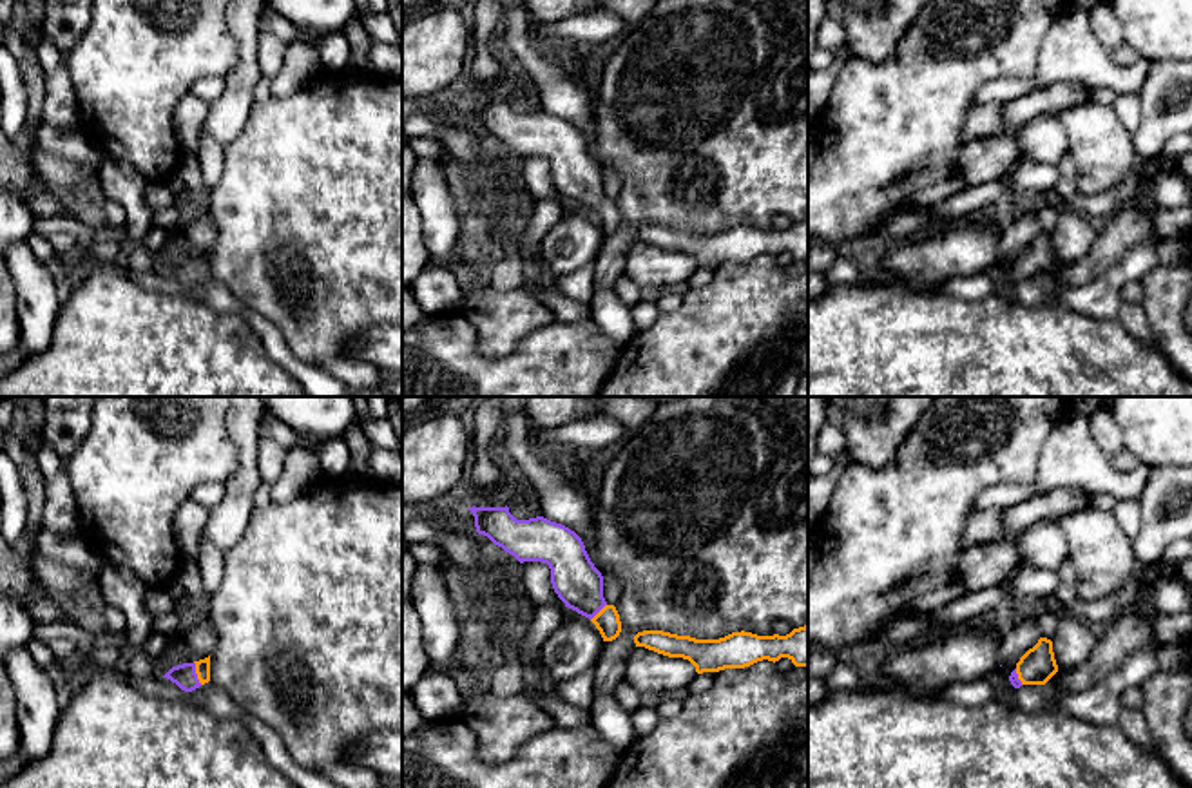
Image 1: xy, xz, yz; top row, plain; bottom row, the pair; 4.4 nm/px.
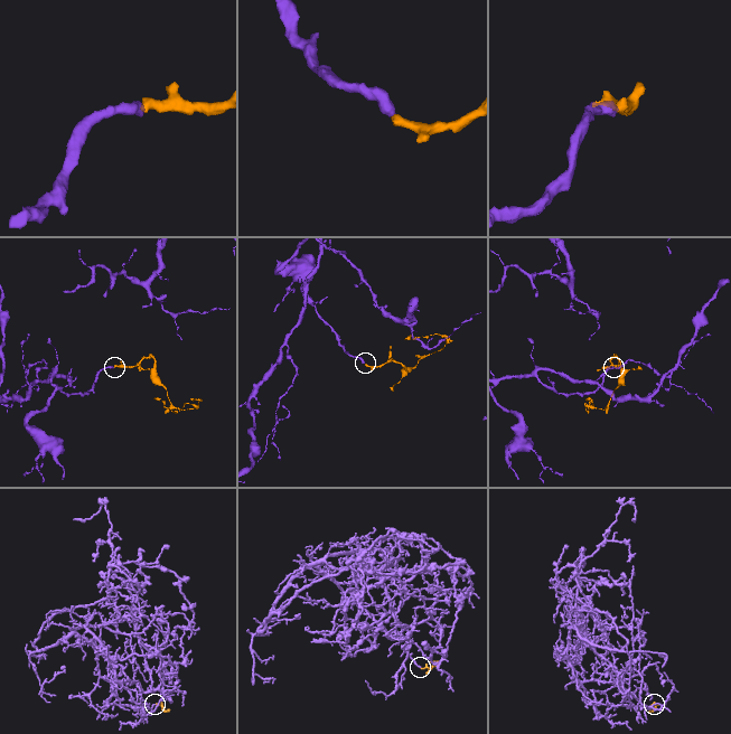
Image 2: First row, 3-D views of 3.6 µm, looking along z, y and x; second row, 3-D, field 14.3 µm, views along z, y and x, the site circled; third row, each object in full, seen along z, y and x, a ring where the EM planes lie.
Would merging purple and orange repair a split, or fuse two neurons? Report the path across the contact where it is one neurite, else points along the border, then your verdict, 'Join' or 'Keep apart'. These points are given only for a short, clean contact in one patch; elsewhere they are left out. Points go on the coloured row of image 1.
Path across: xy (183, 676), (194, 672), (203, 665). Join

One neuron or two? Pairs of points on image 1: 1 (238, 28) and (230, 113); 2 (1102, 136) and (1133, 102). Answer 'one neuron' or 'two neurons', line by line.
1: one neuron
2: two neurons

